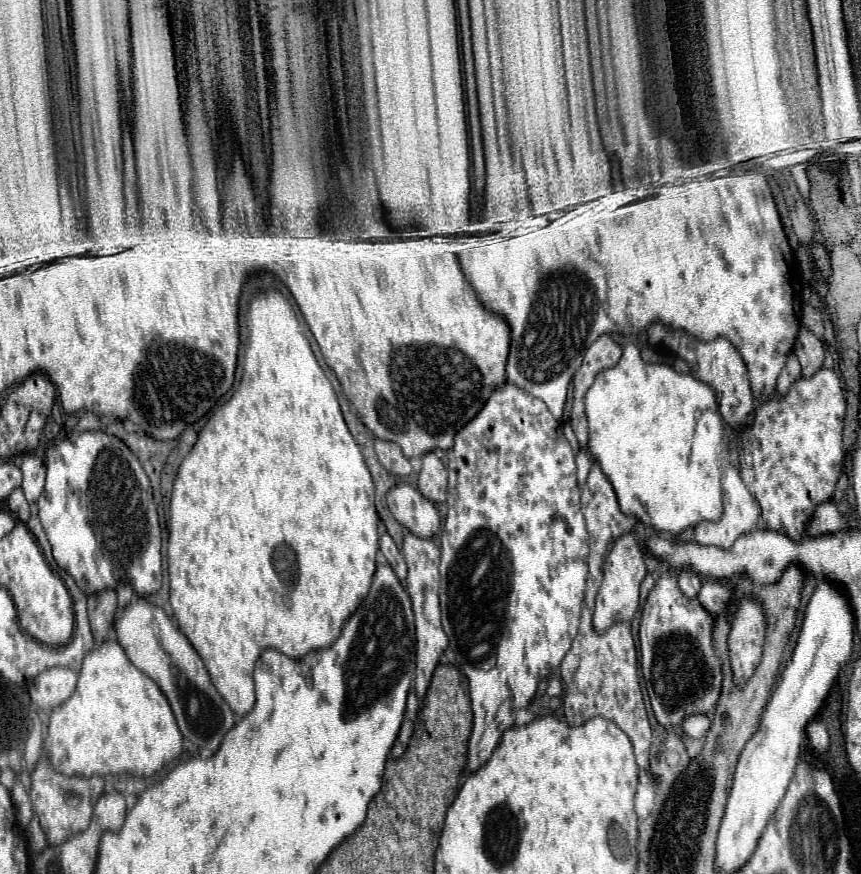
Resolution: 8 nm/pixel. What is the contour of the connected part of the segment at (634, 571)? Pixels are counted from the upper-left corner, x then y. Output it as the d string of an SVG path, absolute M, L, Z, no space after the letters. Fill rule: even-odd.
M623 534L609 556L605 558L603 566L603 582L595 600L595 614L593 614L593 626L597 632L605 632L615 622L631 622L633 616L639 610L639 584L647 576L645 566L645 554L641 546L637 544L633 534Z

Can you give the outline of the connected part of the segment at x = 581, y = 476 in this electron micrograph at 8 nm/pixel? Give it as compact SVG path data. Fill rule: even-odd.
M581 450L577 454L577 480L579 484L583 484L587 478L587 450Z

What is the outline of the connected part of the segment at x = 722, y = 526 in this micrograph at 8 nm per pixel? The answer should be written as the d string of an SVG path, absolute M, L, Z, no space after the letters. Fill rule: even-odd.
M729 462L725 464L721 482L723 482L723 508L725 508L721 522L701 522L701 524L697 524L695 526L695 540L697 540L697 544L703 544L703 546L731 548L731 544L735 544L735 540L741 534L755 530L757 518L759 518L759 502L755 500L755 496L751 496L751 492L743 484L739 472Z

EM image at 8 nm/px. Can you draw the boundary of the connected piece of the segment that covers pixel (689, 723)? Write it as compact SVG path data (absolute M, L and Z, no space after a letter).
M693 714L689 716L683 726L681 726L681 732L685 738L689 740L699 740L705 736L705 732L709 730L709 718L703 716L703 714Z

